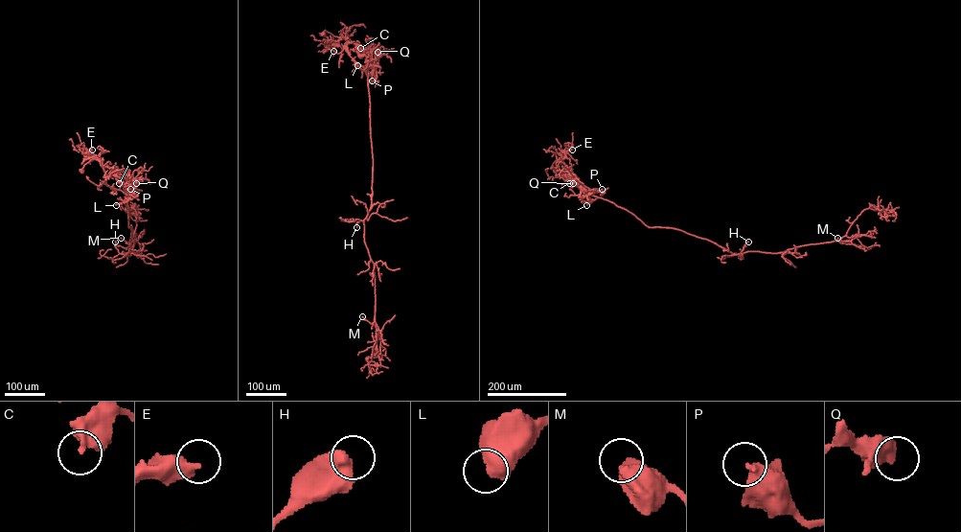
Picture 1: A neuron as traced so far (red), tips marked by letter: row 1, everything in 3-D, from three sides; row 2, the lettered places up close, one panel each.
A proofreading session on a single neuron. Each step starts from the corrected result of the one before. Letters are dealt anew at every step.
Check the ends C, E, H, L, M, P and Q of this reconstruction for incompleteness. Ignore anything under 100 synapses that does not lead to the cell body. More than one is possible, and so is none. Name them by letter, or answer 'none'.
none

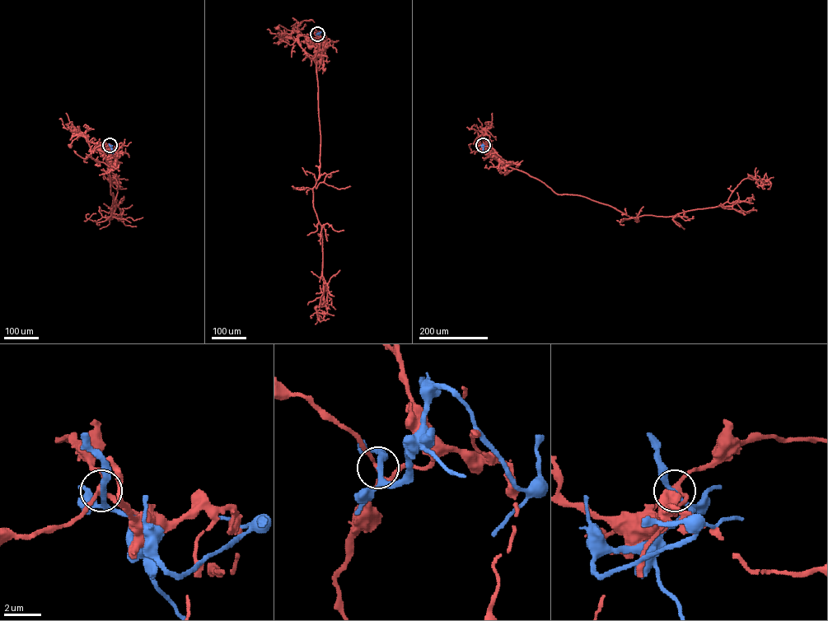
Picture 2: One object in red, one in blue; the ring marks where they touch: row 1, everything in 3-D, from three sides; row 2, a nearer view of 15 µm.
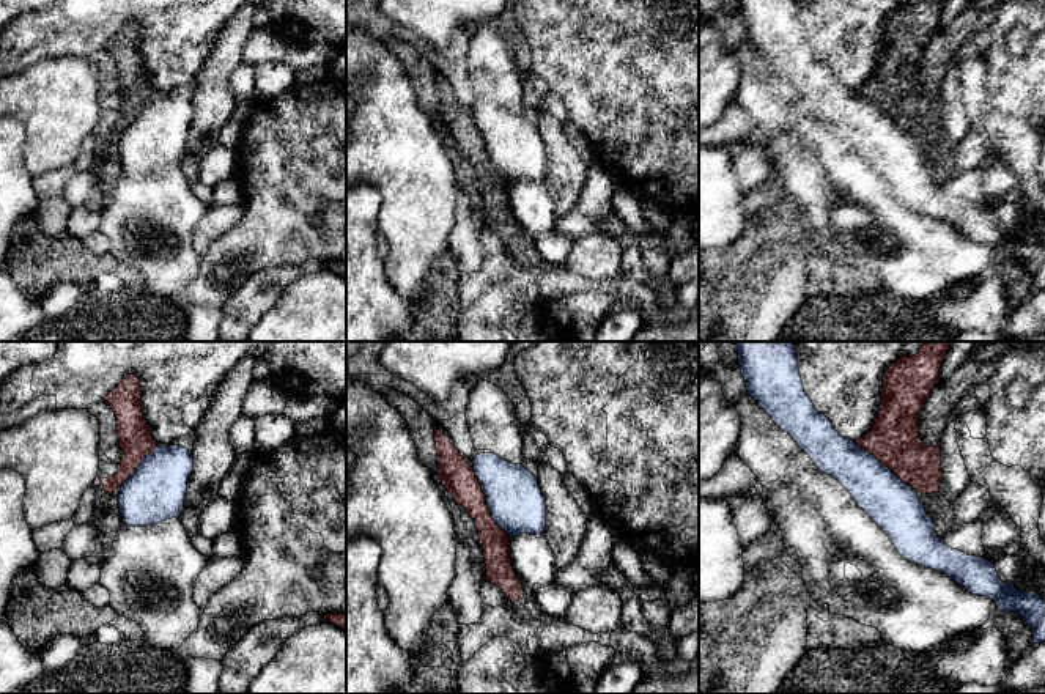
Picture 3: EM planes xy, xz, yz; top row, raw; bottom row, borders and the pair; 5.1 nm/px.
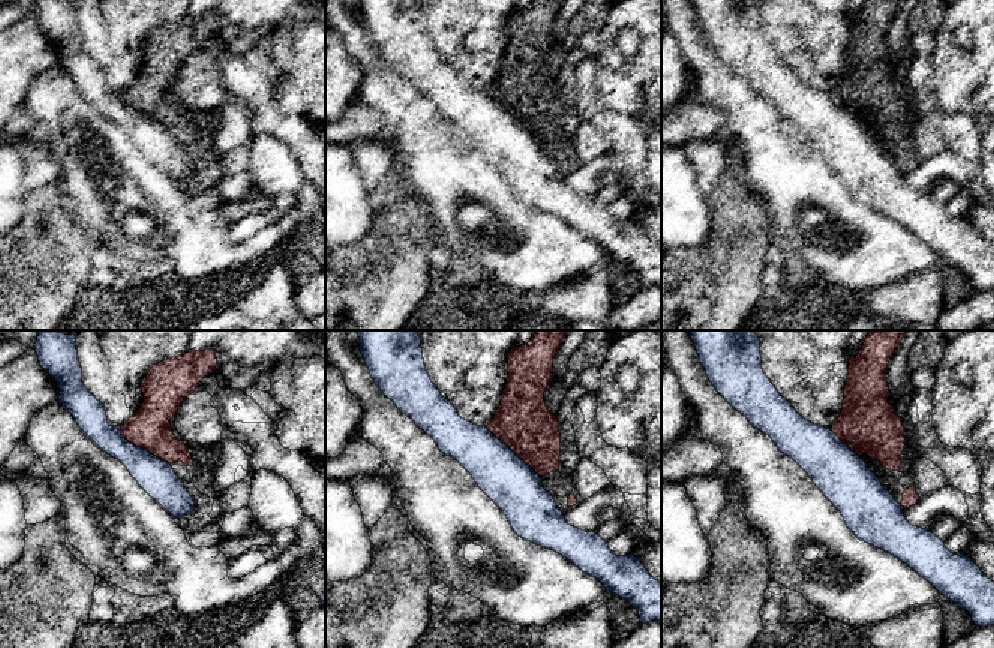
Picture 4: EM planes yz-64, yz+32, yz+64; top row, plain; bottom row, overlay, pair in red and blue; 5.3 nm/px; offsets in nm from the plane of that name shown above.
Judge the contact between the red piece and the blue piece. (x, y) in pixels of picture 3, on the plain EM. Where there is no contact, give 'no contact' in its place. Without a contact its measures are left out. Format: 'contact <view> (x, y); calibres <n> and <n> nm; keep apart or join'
contact xz (485, 151); calibres 170 and 280 nm; keep apart

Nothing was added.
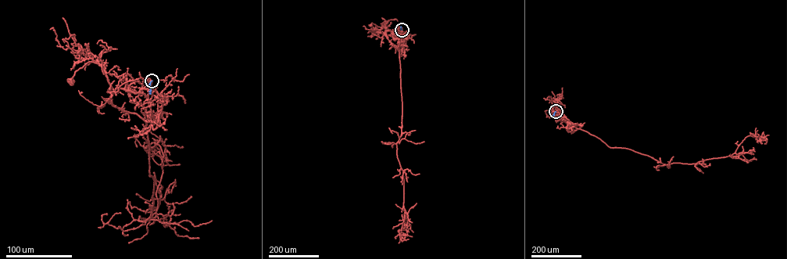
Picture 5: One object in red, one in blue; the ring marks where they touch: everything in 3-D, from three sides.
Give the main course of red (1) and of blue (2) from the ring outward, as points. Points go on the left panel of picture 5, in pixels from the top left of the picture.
1: (152, 80), (145, 77), (152, 88), (136, 93), (114, 89), (102, 66), (88, 62), (72, 81)
2: (152, 80), (149, 84), (150, 94)

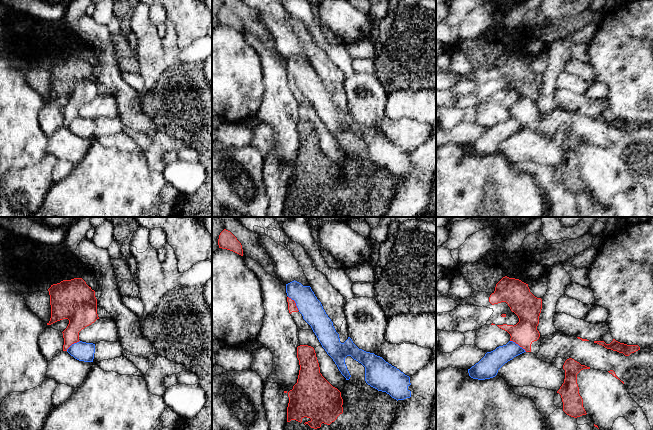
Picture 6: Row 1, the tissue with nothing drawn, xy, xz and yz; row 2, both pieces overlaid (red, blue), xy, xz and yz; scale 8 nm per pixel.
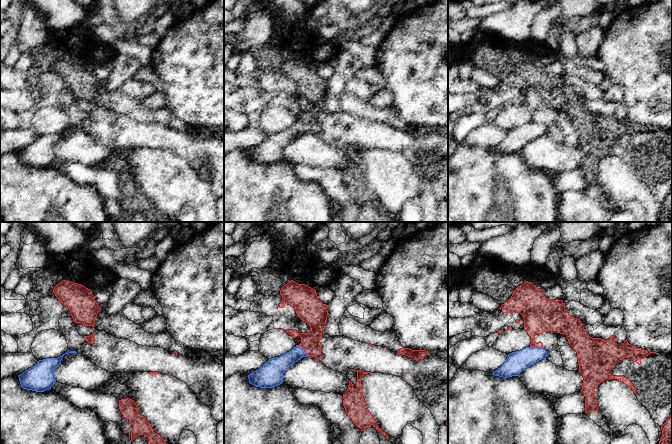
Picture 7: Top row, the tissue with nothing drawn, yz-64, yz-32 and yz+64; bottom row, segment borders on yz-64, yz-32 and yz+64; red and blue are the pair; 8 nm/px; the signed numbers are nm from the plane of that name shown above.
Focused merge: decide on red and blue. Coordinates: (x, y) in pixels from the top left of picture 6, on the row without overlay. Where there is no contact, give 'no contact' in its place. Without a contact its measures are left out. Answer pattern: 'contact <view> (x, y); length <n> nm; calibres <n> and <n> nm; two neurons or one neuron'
contact yz (518, 120); length 160 nm; calibres 200 and 160 nm; two neurons

